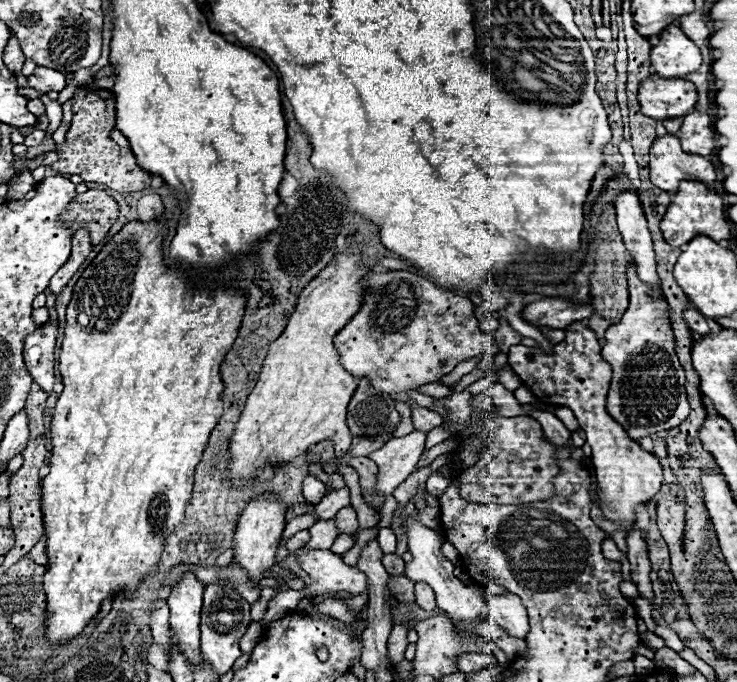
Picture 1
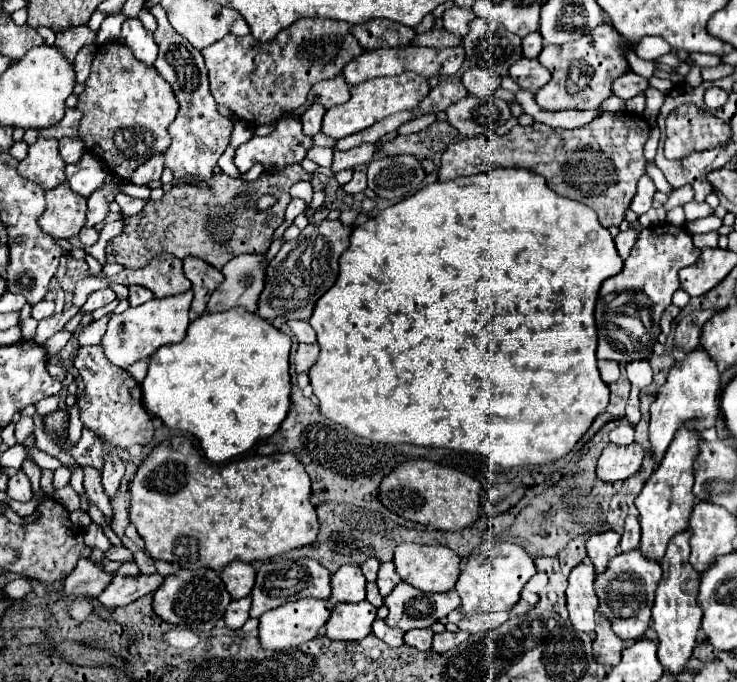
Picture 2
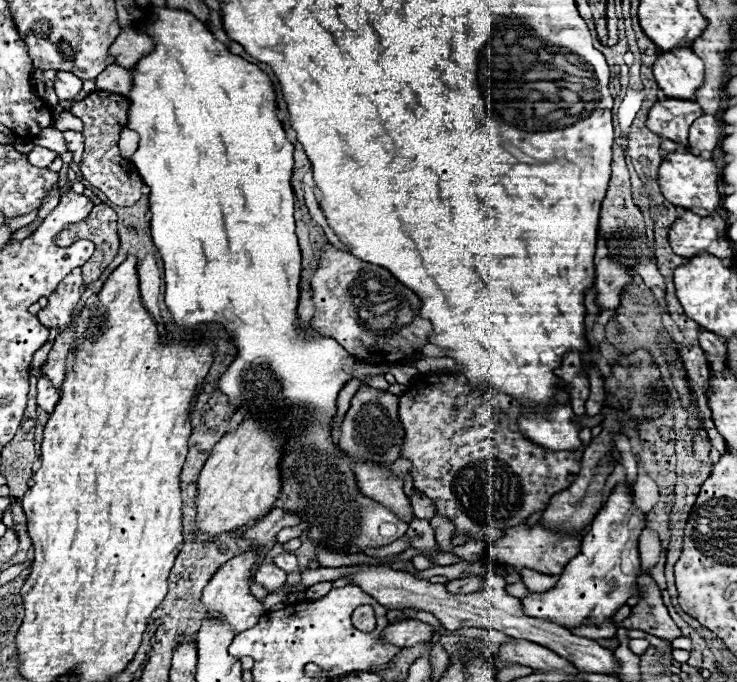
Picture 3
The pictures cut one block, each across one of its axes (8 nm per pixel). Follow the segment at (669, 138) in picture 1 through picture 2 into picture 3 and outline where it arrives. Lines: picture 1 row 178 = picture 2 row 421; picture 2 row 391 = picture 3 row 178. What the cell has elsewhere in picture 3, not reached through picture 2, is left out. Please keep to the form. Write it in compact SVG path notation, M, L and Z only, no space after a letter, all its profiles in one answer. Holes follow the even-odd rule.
M674 152L668 154L666 160L660 166L658 176L660 188L664 198L674 204L682 206L684 210L690 210L698 216L710 216L720 206L720 192L718 192L718 168L712 160L702 160L700 156L694 156L690 152Z

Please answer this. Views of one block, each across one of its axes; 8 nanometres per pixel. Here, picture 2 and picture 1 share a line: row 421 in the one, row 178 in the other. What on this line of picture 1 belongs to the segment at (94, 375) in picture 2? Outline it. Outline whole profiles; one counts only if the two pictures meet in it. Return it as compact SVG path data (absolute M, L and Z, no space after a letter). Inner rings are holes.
M78 88L74 92L74 118L66 132L66 142L58 146L60 160L52 164L52 170L60 174L78 174L84 182L98 182L106 184L116 192L138 192L150 186L152 176L144 172L132 154L130 148L120 148L112 138L110 132L116 124L116 98L110 90L92 90L82 92Z

